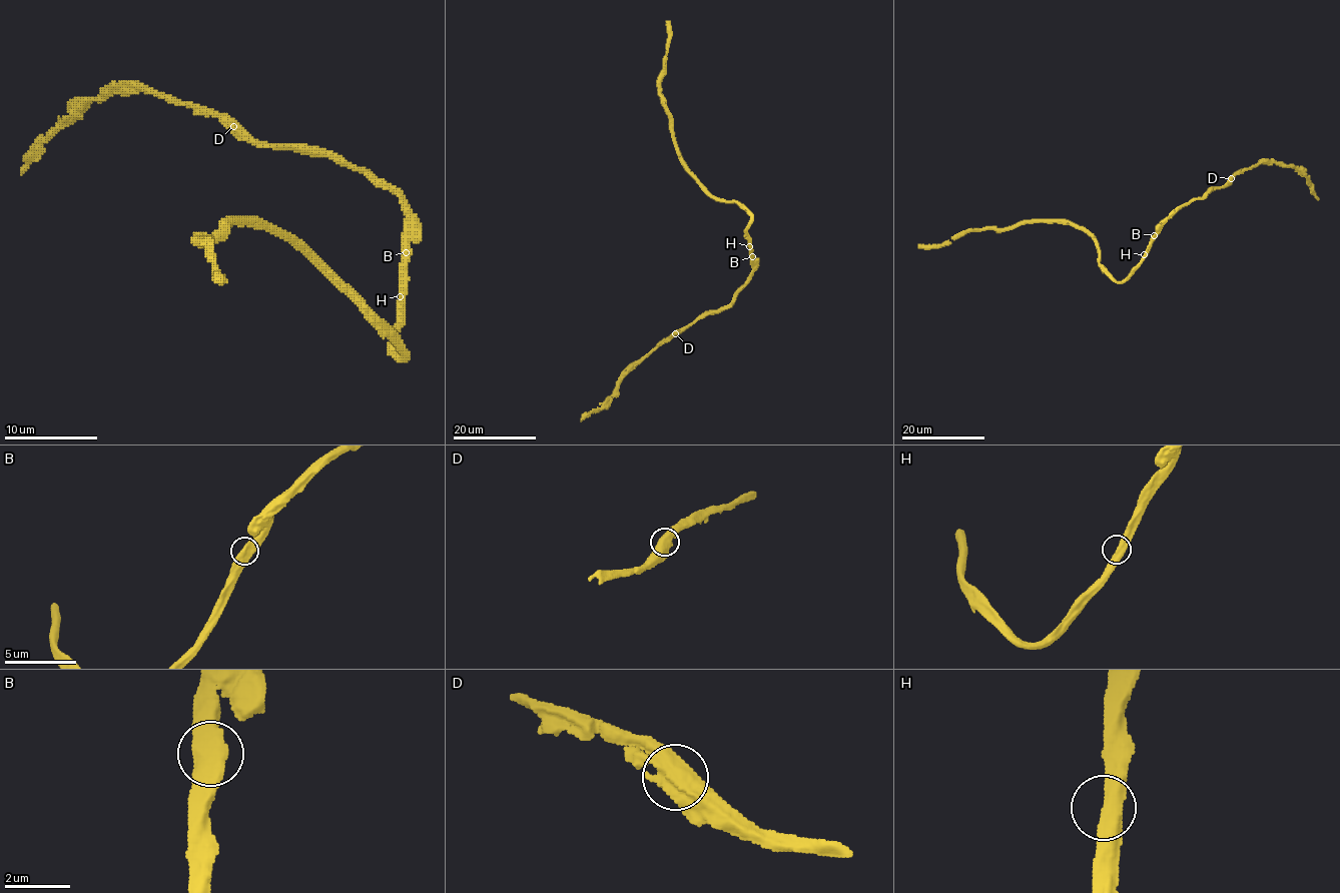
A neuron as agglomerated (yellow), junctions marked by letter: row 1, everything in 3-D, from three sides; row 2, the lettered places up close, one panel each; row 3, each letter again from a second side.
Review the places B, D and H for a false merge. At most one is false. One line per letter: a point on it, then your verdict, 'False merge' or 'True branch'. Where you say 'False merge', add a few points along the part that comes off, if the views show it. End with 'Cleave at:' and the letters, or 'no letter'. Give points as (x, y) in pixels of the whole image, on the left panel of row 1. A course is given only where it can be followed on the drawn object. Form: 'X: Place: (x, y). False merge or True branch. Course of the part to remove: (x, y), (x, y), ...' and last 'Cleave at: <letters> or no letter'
B: Place: (406, 252). True branch
D: Place: (233, 126). True branch
H: Place: (400, 296). True branch
Cleave at: no letter

